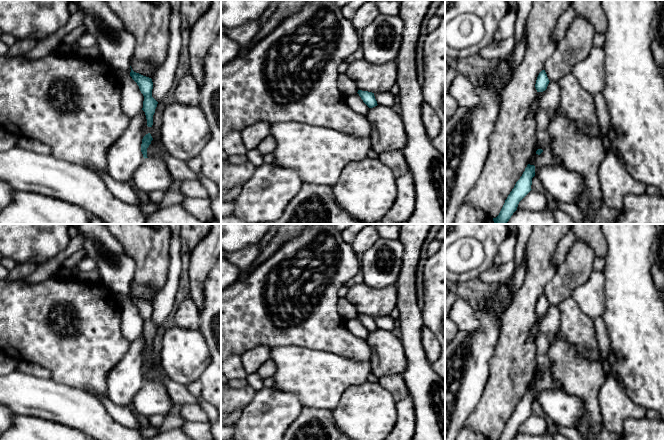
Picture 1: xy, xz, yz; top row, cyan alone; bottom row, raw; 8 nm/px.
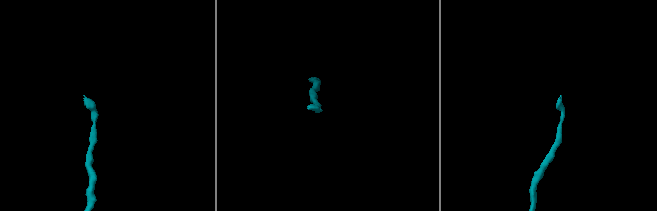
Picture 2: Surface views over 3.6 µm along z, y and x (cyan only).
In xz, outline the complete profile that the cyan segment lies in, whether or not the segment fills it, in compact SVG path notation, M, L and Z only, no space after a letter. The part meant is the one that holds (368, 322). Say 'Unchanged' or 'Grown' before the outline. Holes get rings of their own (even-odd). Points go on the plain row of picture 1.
Unchanged. M358 314L357 316L359 318L359 320L361 321L361 323L363 324L363 326L369 331L369 332L373 332L375 330L377 330L377 325L375 323L374 317L372 316L368 316L368 315L362 315L362 314Z

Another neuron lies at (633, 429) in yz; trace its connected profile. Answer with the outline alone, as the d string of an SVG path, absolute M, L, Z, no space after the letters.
M628 418L623 423L623 434L618 440L664 440L664 421L660 418Z

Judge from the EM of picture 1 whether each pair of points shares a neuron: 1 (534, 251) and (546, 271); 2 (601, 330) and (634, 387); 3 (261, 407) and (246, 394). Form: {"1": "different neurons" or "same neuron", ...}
{"1": "same neuron", "2": "different neurons", "3": "different neurons"}

